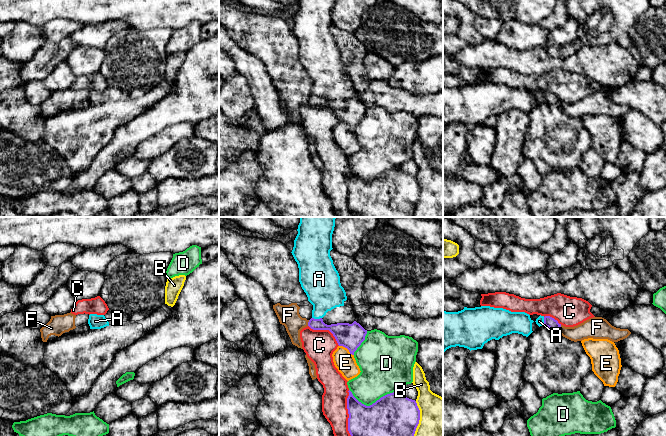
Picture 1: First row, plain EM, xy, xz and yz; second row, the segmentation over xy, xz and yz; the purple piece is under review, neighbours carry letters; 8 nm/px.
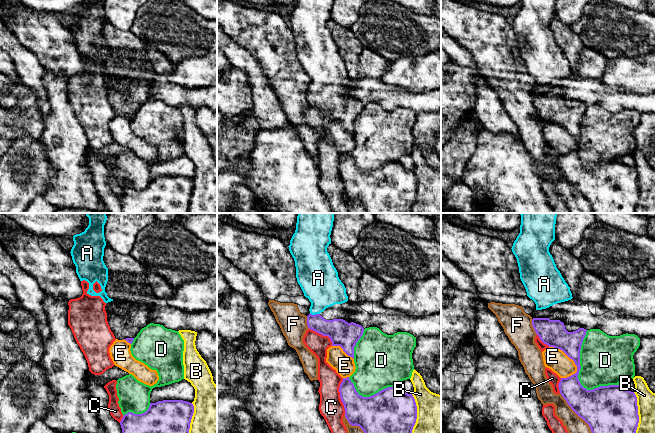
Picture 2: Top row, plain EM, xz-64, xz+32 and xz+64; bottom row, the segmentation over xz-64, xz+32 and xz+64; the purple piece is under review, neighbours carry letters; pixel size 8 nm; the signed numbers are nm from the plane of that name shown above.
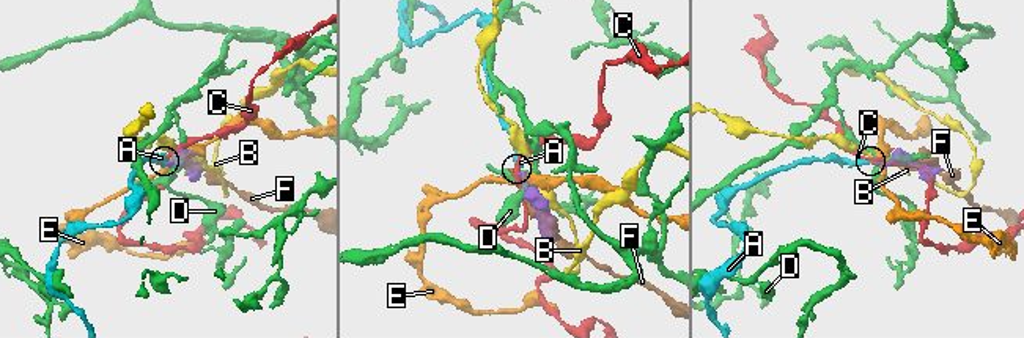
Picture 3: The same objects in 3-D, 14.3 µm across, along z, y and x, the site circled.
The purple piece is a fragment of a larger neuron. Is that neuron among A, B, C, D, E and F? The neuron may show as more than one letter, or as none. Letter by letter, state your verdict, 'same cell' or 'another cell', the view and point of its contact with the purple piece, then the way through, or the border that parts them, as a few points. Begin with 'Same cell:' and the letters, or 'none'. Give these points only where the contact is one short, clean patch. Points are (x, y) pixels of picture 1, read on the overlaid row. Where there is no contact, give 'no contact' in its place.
Same cell: A
A: same cell | xz (317, 319) | across xz (344, 333), (325, 327), (317, 319), (324, 291)
B: another cell | xz (419, 418)
C: another cell | xz (348, 413)
D: another cell | xz (373, 403)
E: another cell | xz (346, 347)
F: another cell | yz (559, 328)

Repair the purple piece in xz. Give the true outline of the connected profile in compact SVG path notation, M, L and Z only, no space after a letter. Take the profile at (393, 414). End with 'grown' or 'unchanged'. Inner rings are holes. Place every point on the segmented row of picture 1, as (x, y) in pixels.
M350 390L348 392L348 431L351 436L414 436L420 420L415 400L398 391L366 406Z; unchanged

